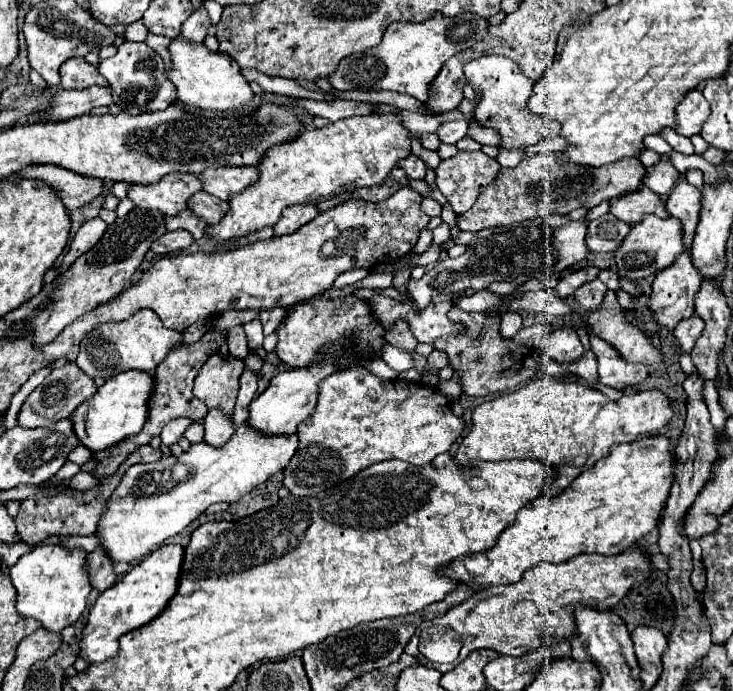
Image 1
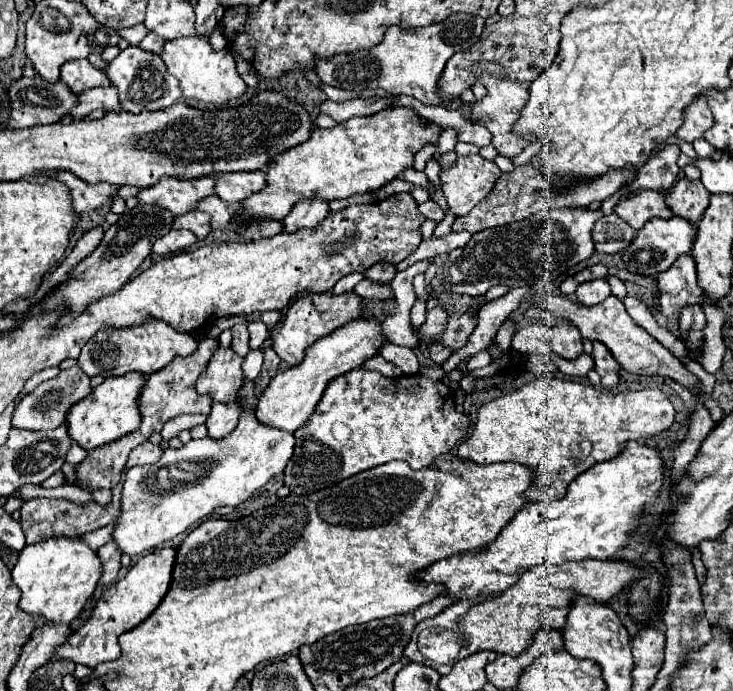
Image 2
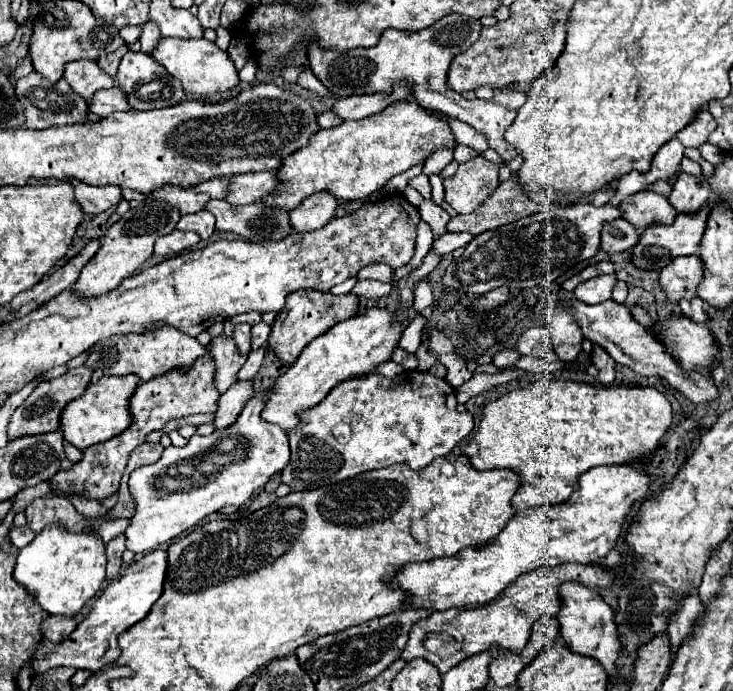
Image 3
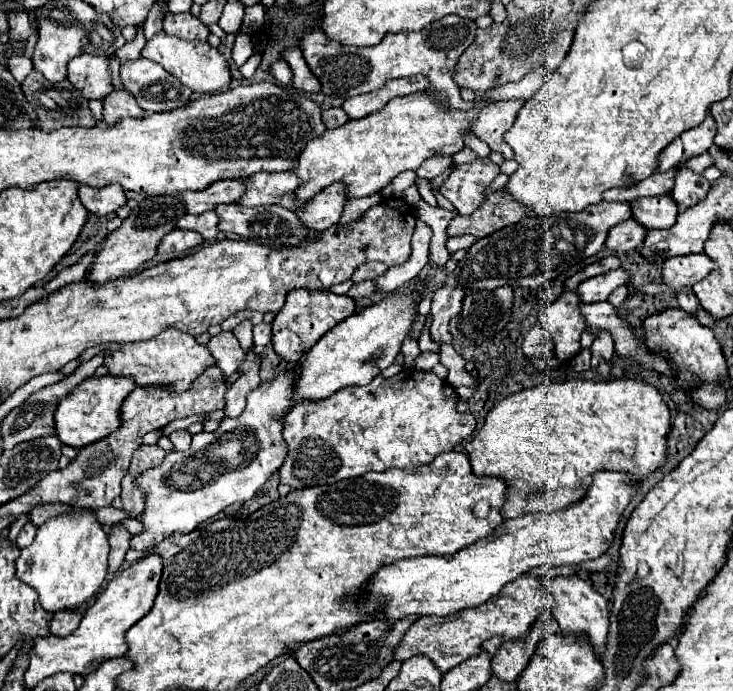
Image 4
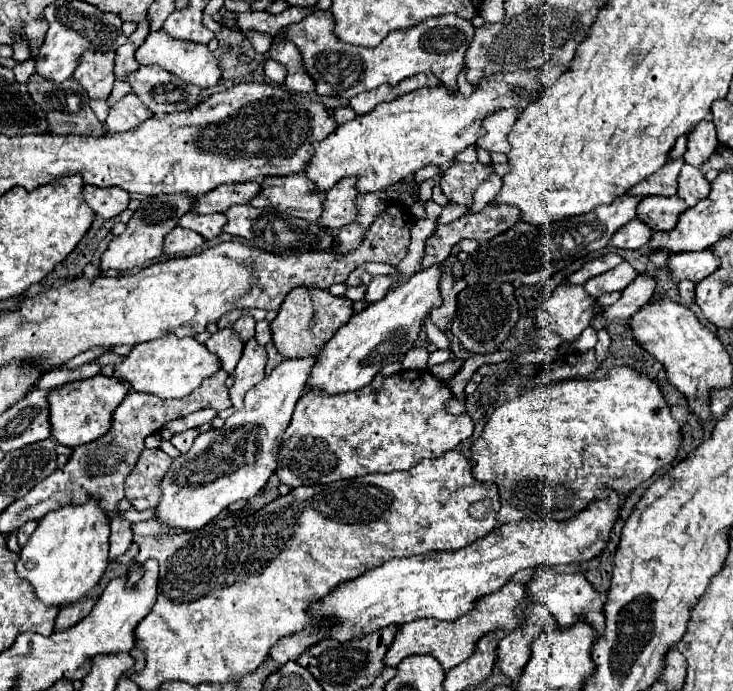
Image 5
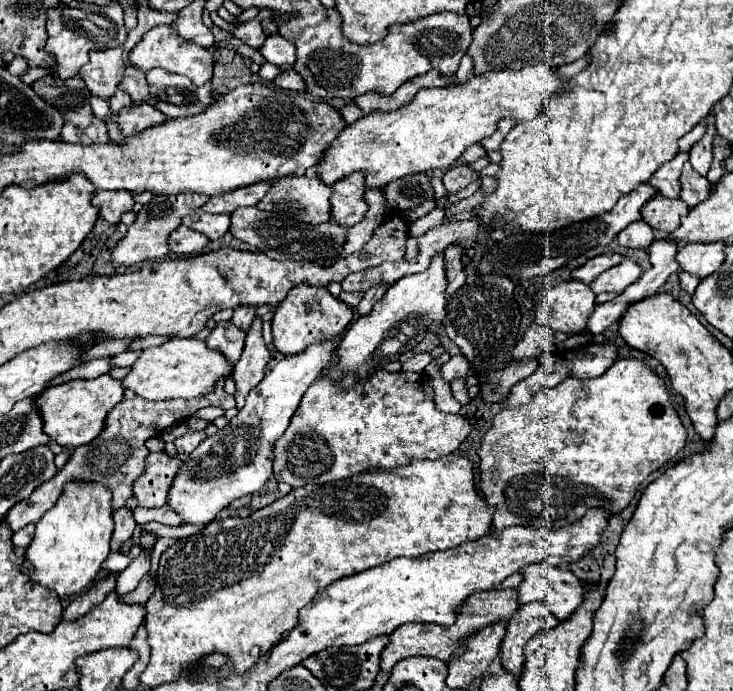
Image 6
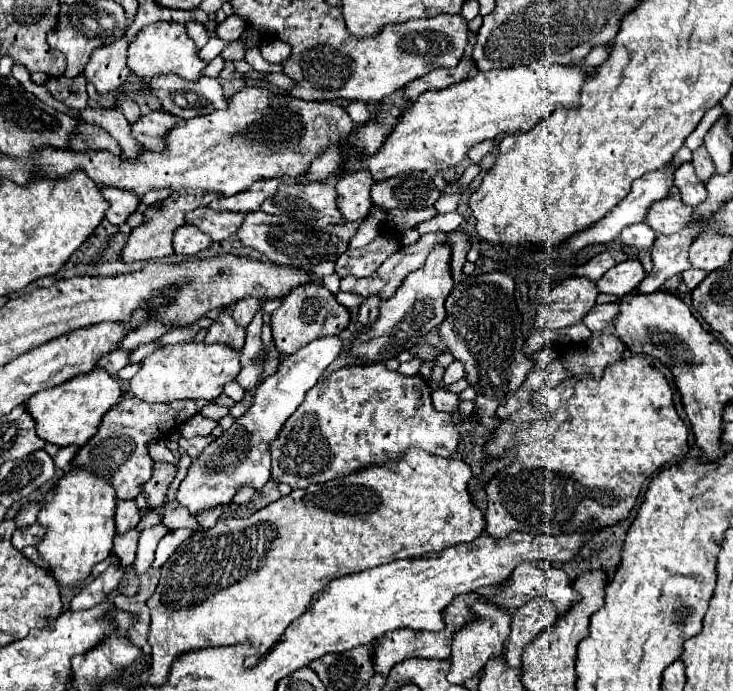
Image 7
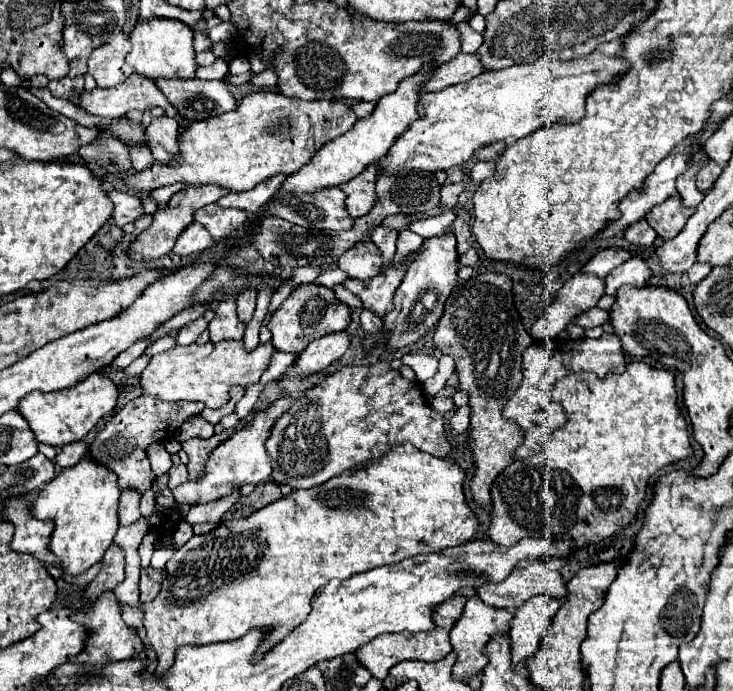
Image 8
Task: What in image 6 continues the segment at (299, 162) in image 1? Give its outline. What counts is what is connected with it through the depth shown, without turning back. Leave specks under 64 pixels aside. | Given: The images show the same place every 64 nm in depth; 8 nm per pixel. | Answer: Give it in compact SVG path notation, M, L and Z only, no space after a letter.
M542 62L536 66L524 66L520 70L486 72L482 76L470 78L464 86L450 84L448 88L422 88L404 108L398 108L392 112L370 112L368 116L362 116L354 124L348 124L340 132L340 136L324 150L320 162L316 164L316 176L324 184L332 186L334 182L338 182L340 178L352 172L364 172L366 188L384 188L384 184L390 184L392 180L398 180L406 174L450 168L466 148L490 136L496 130L496 122L500 118L510 116L516 122L532 120L544 108L548 98L554 92L562 90L564 86L566 82L558 80L552 74L550 64Z

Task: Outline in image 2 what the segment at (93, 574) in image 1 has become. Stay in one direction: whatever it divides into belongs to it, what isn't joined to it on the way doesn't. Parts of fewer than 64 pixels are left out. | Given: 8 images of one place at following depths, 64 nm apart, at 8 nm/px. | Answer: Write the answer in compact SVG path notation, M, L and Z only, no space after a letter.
M108 542L104 544L102 548L96 550L100 562L102 562L102 576L100 576L100 582L98 586L110 586L118 580L118 570L120 570L120 552L116 548L114 542Z

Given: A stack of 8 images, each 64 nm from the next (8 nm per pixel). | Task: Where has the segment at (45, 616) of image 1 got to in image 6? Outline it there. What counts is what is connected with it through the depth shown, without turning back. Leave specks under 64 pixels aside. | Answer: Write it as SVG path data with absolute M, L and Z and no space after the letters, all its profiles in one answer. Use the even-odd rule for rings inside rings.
M66 484L56 506L36 522L36 534L26 548L22 572L36 584L56 592L58 598L76 596L92 588L98 572L102 570L102 562L110 554L110 536L114 530L110 498L110 492L100 484ZM28 566L34 570L28 570Z

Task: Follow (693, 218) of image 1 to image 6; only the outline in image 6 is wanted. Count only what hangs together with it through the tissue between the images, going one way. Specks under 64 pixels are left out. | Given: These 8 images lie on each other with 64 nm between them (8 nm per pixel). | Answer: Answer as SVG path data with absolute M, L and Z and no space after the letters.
M690 162L684 164L684 170L682 170L682 176L680 176L680 186L682 186L682 192L680 192L680 198L690 206L694 208L696 204L700 204L702 200L706 200L710 196L710 190L712 190L712 184L700 176L692 166Z

